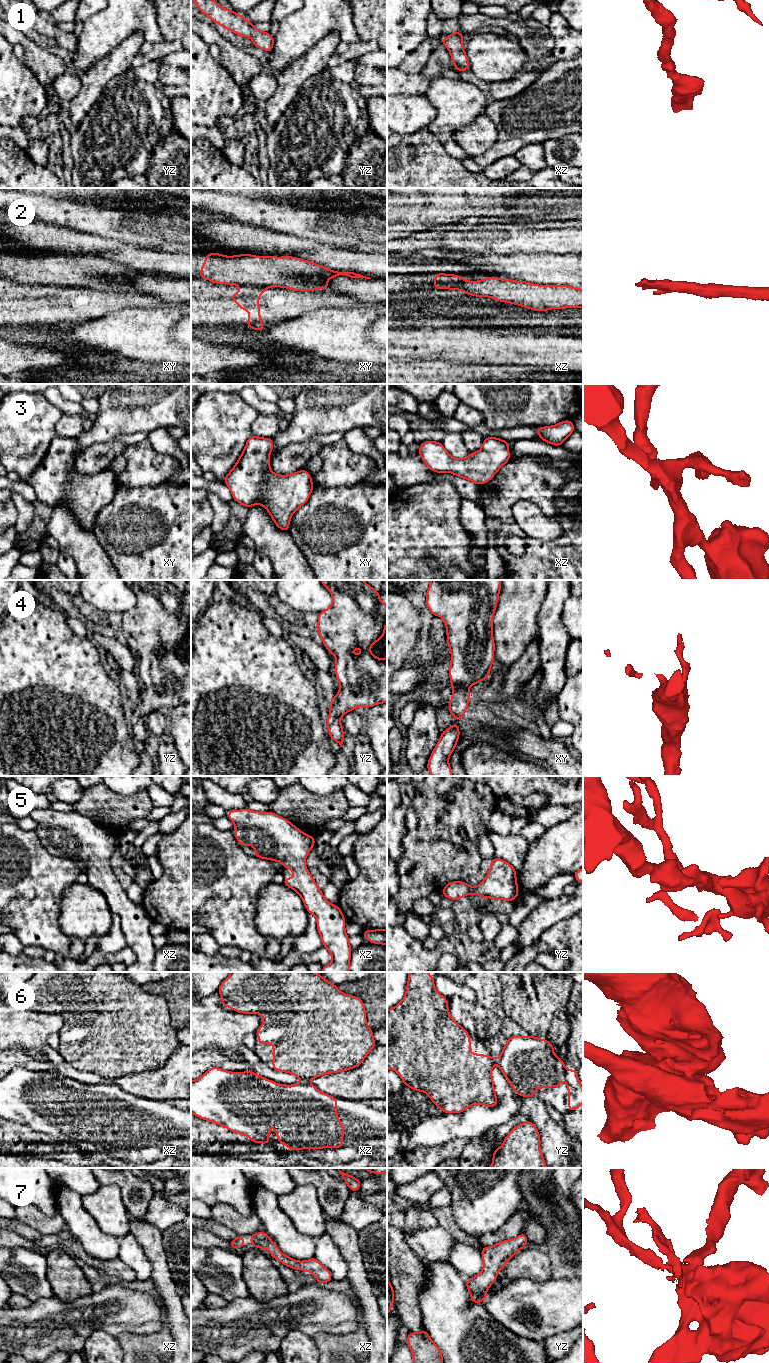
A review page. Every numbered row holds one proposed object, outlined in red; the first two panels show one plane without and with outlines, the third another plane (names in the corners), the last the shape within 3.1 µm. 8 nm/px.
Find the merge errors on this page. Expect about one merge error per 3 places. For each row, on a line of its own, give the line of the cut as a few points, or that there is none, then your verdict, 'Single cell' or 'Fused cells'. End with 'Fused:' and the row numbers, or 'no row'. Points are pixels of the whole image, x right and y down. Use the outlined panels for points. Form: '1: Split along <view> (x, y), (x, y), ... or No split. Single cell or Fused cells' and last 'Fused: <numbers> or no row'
1: No split. Single cell
2: Split along xz (463, 279), (439, 283), (433, 287). Fused cells
3: No split. Single cell
4: No split. Single cell
5: No split. Single cell
6: Split along xz (303, 1080), (306, 1081). Fused cells
7: No split. Single cell
Fused: 2, 6

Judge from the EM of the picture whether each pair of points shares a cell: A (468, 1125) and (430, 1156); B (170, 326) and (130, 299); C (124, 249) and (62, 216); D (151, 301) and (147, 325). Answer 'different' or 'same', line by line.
A: different
B: different
C: different
D: different

